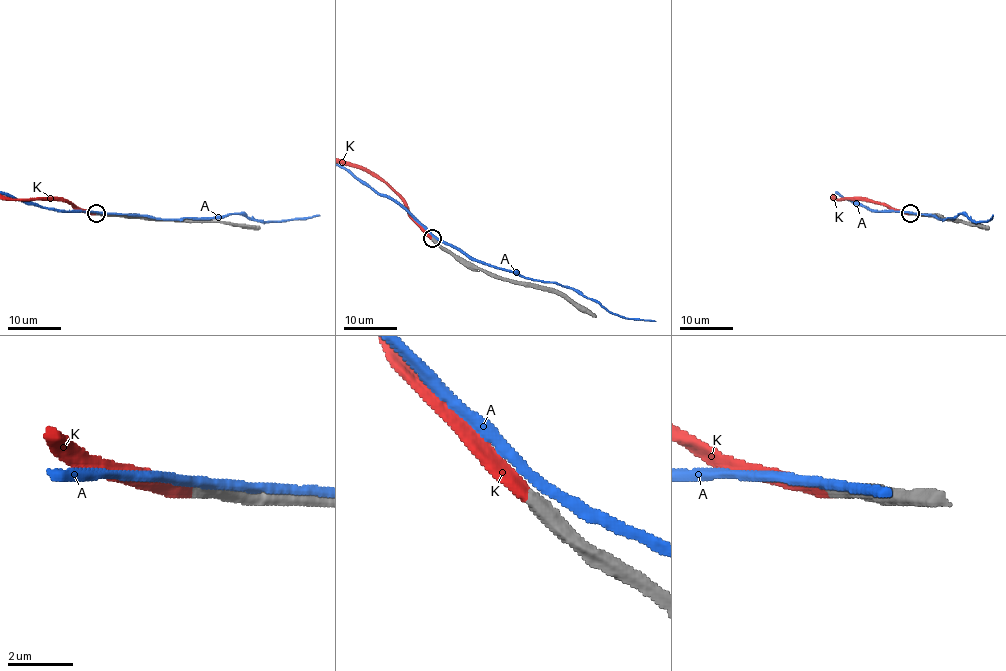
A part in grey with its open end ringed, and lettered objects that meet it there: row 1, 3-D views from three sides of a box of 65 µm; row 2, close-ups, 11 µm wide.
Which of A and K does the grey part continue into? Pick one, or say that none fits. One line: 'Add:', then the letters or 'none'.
Add: K

